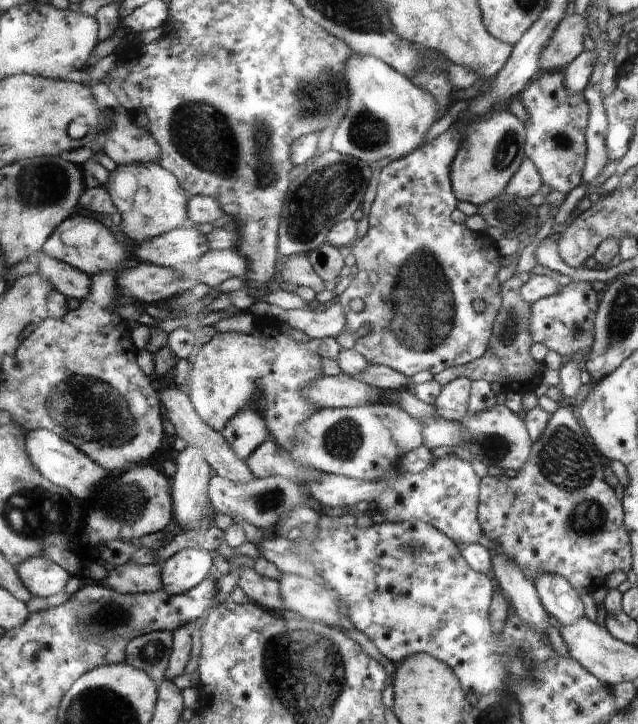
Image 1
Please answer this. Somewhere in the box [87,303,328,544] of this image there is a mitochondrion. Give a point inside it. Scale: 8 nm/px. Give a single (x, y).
(130, 501)

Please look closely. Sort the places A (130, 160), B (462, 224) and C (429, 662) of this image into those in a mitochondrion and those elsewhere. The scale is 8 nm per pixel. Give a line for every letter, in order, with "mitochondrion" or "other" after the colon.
A: other
B: other
C: other

